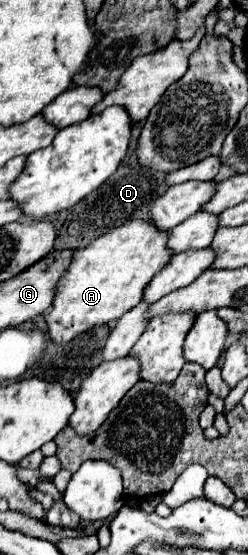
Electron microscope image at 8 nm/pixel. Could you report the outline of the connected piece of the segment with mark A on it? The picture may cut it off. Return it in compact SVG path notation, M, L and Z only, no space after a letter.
M133 220L125 226L113 228L105 232L105 236L99 236L93 240L87 248L81 248L73 254L73 260L65 272L65 276L55 286L55 300L51 306L51 312L45 314L45 322L49 328L49 336L55 344L67 344L81 332L107 324L111 320L119 320L125 312L129 312L133 306L137 306L143 298L143 290L149 284L149 280L173 258L173 252L167 248L167 236L169 232L157 230L147 220Z

